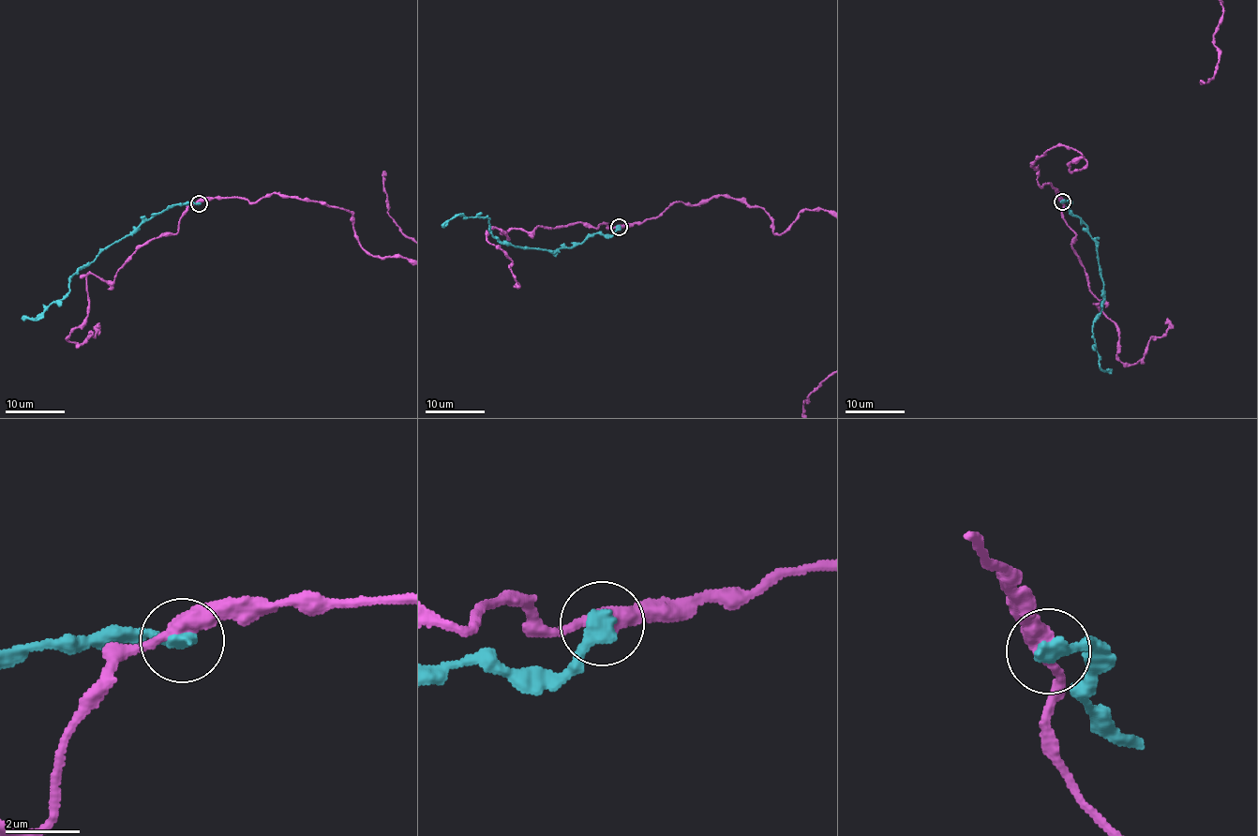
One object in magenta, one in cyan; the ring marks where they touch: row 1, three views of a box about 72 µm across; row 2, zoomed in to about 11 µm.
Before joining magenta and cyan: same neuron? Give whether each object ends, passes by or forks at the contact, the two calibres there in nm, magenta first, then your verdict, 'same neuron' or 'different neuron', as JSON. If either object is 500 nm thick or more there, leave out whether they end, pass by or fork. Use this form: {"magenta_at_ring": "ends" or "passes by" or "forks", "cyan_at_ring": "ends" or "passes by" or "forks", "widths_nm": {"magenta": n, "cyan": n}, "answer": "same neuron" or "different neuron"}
{"magenta_at_ring": "passes by", "cyan_at_ring": "ends", "widths_nm": {"magenta": 440, "cyan": 400}, "answer": "different neuron"}

